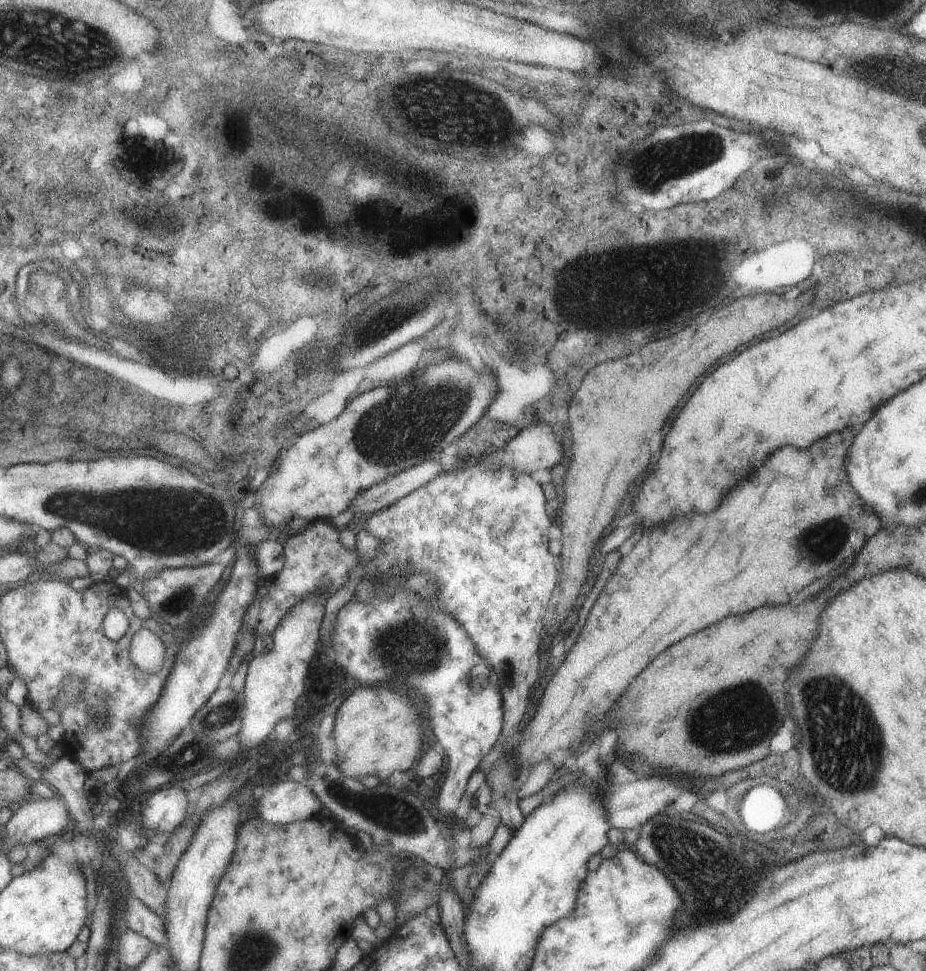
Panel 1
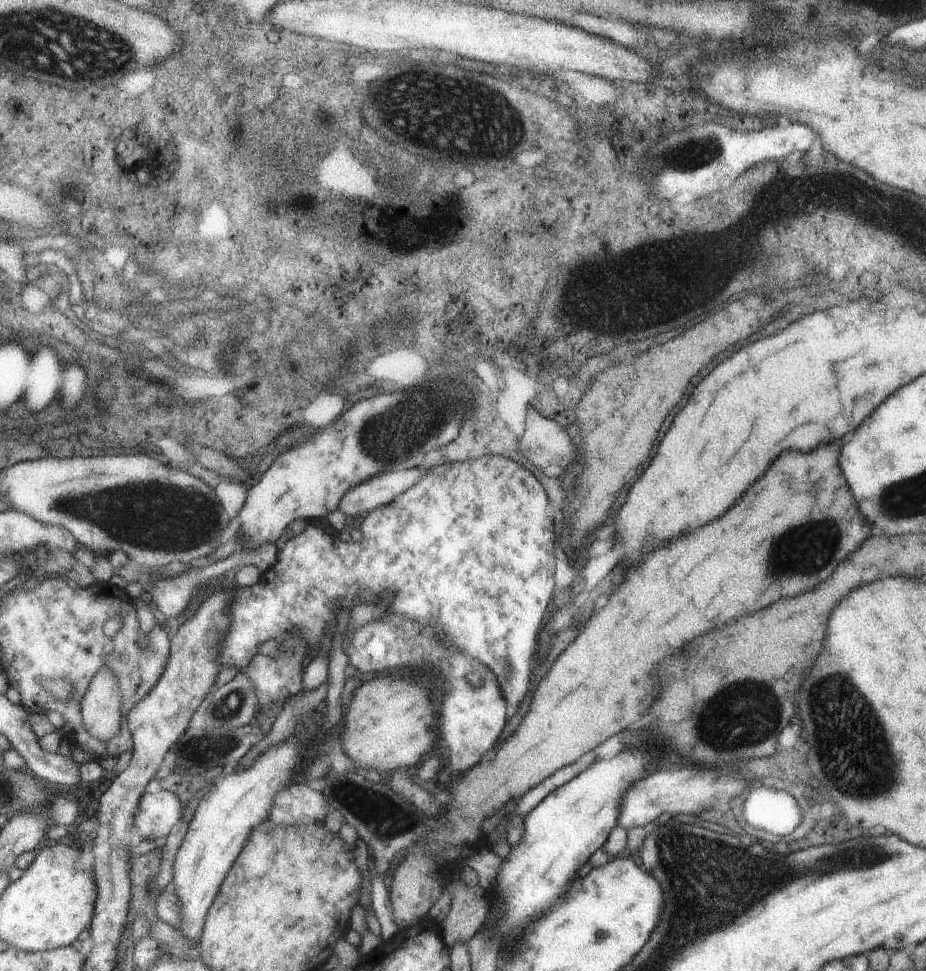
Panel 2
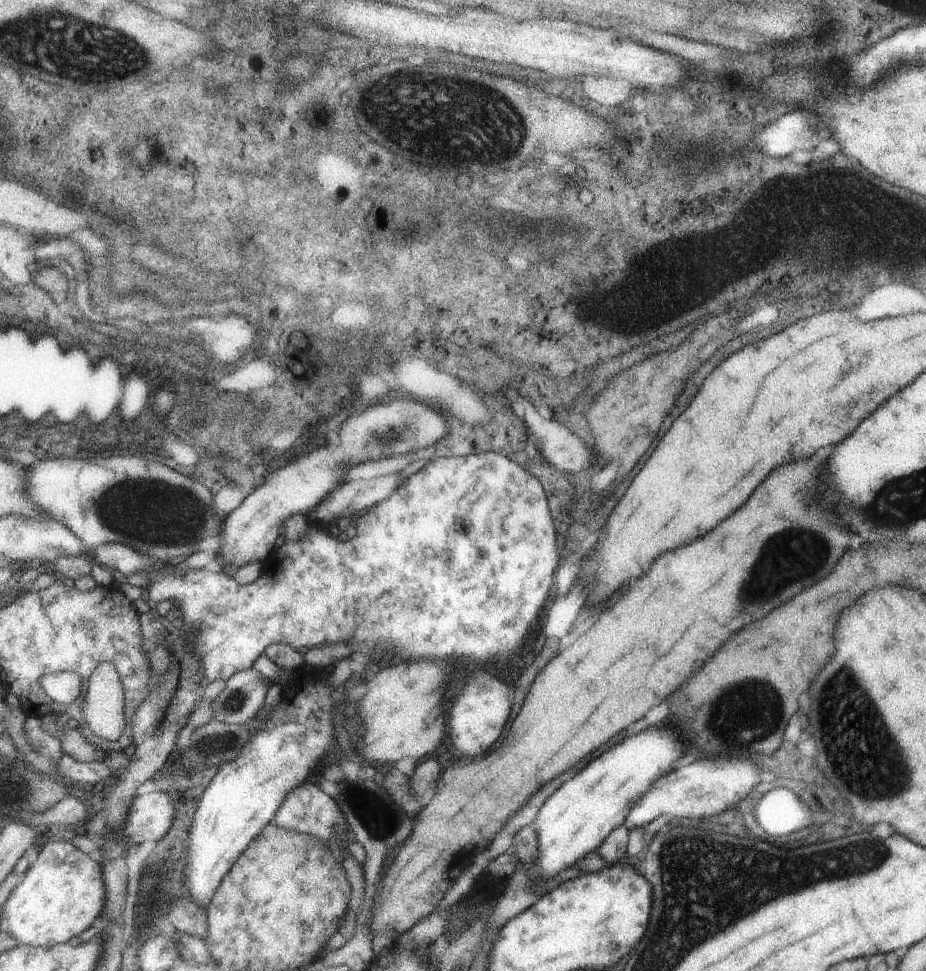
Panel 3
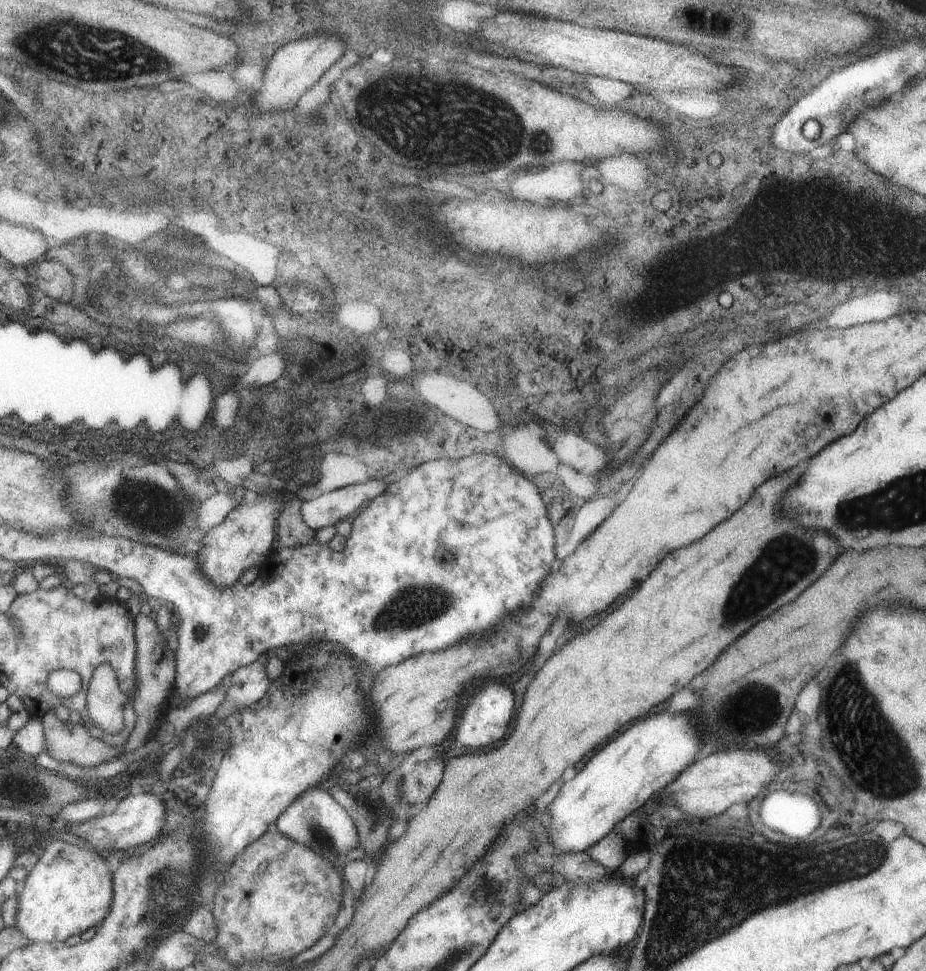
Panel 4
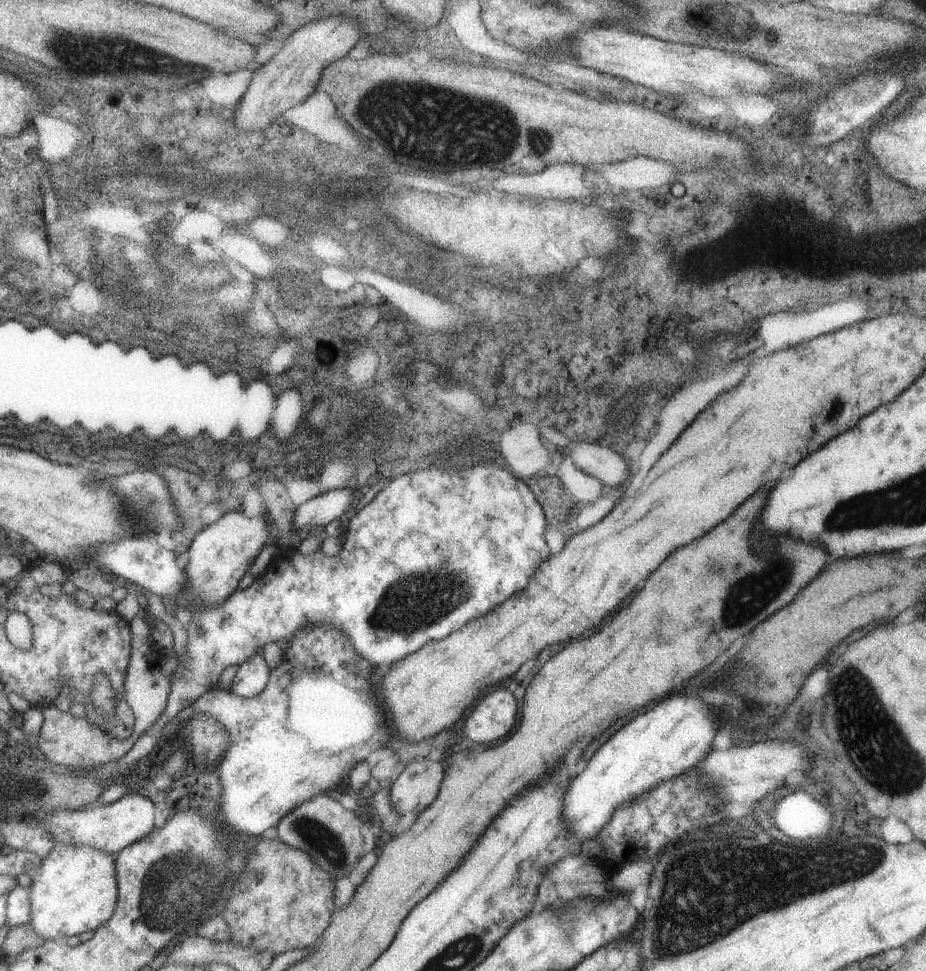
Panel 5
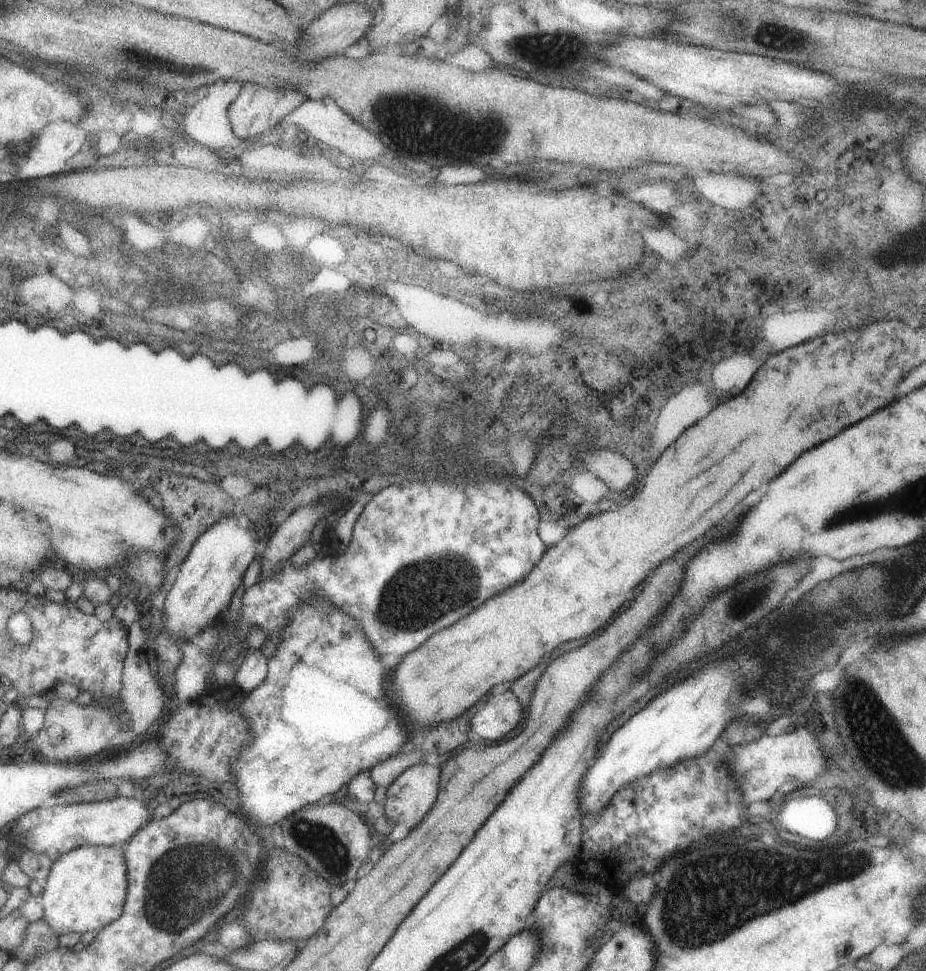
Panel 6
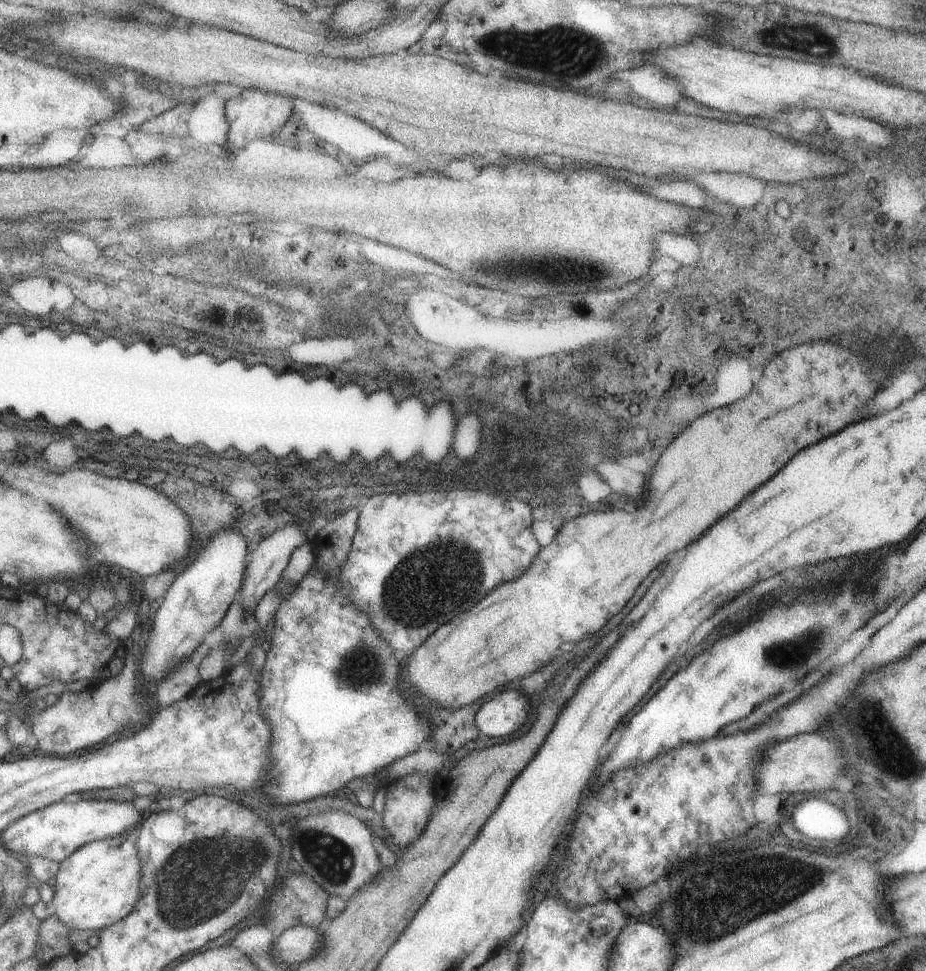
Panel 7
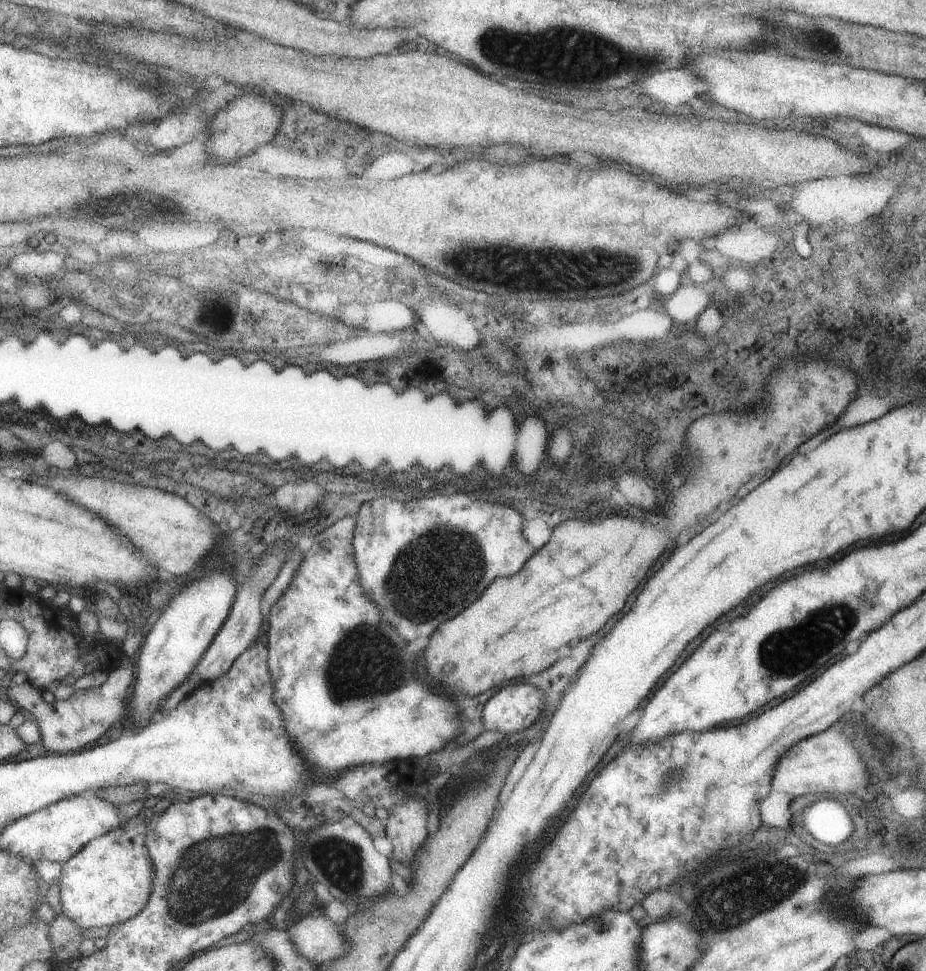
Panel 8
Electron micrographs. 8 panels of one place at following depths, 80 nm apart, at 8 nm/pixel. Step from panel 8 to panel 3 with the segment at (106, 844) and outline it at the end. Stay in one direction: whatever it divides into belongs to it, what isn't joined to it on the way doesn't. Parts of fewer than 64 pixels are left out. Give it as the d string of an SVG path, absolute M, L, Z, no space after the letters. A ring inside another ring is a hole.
M52 836L42 848L34 865L20 878L17 887L3 904L1 914L5 922L2 929L9 931L23 945L50 947L68 943L73 936L79 936L81 932L91 928L93 922L103 914L106 908L106 896L104 864L93 860L89 854L75 846L68 836Z

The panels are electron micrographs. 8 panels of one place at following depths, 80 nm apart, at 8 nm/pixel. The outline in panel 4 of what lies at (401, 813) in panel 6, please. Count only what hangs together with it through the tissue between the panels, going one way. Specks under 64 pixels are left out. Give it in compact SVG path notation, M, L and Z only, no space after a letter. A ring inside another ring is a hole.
M430 759L417 763L412 772L403 777L403 782L399 786L401 798L411 805L429 802L437 792L439 784L443 782L443 772L445 772L443 760Z

